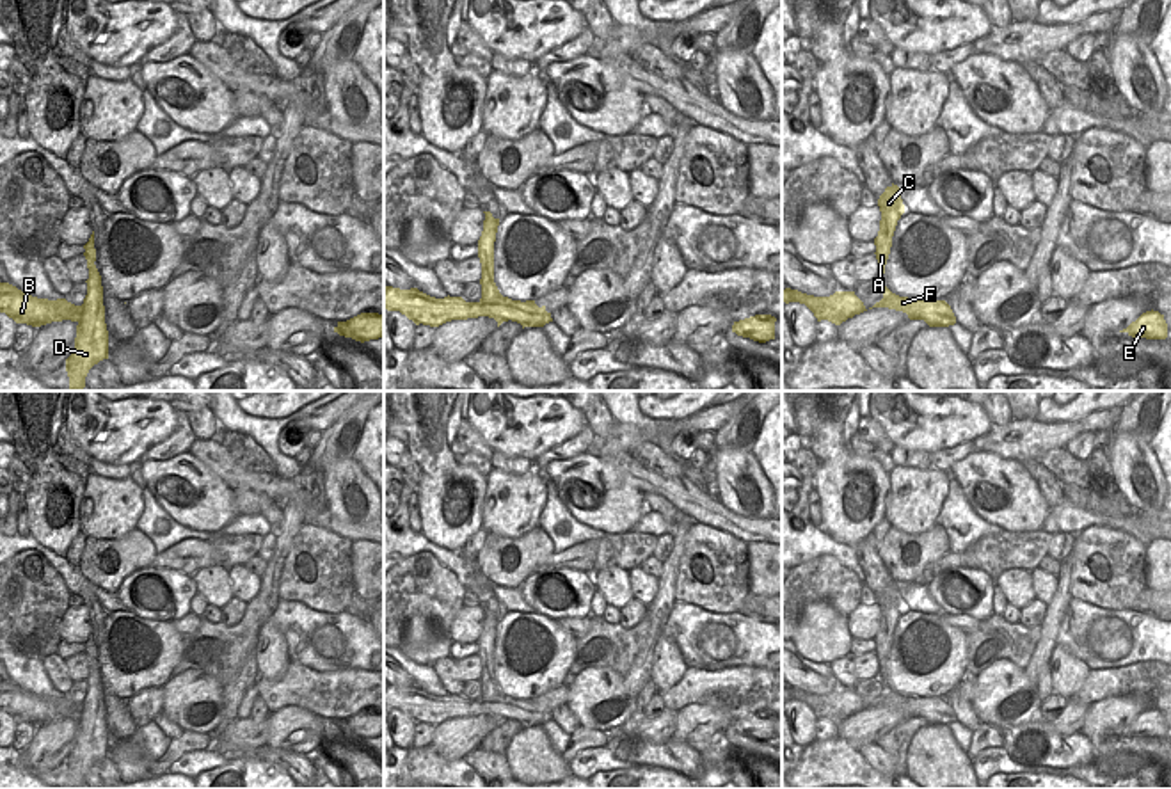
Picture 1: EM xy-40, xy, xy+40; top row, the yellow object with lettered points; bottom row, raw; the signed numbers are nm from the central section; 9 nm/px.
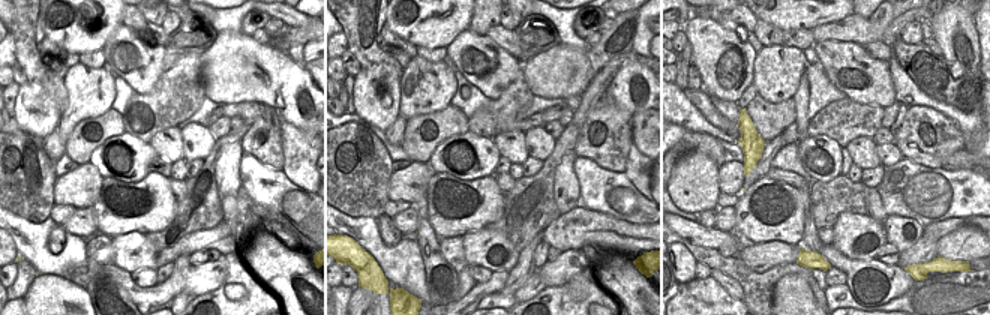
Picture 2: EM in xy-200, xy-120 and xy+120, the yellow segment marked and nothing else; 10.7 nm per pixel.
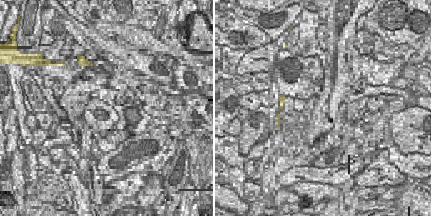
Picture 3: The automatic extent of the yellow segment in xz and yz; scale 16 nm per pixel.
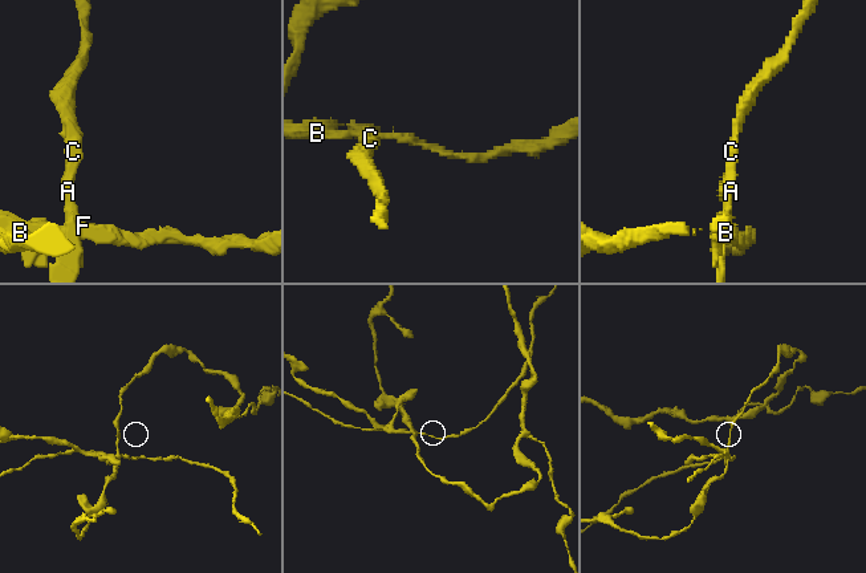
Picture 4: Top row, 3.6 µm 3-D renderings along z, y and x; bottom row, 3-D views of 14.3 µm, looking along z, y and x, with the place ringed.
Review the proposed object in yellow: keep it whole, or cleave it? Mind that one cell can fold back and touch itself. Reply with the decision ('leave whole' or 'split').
split

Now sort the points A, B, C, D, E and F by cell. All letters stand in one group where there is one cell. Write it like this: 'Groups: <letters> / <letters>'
Groups: A C D / B E F.

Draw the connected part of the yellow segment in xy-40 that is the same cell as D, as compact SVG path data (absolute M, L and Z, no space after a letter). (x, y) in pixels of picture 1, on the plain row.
M94 629L84 643L89 677L87 693L84 697L84 713L76 723L75 746L66 757L66 769L69 775L69 789L82 789L89 768L103 757L108 757L108 729L105 721L103 684L101 673L94 663Z

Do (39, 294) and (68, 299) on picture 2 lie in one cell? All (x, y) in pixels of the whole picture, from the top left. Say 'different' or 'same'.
same

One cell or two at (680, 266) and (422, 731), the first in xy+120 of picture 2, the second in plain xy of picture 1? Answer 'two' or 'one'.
two

